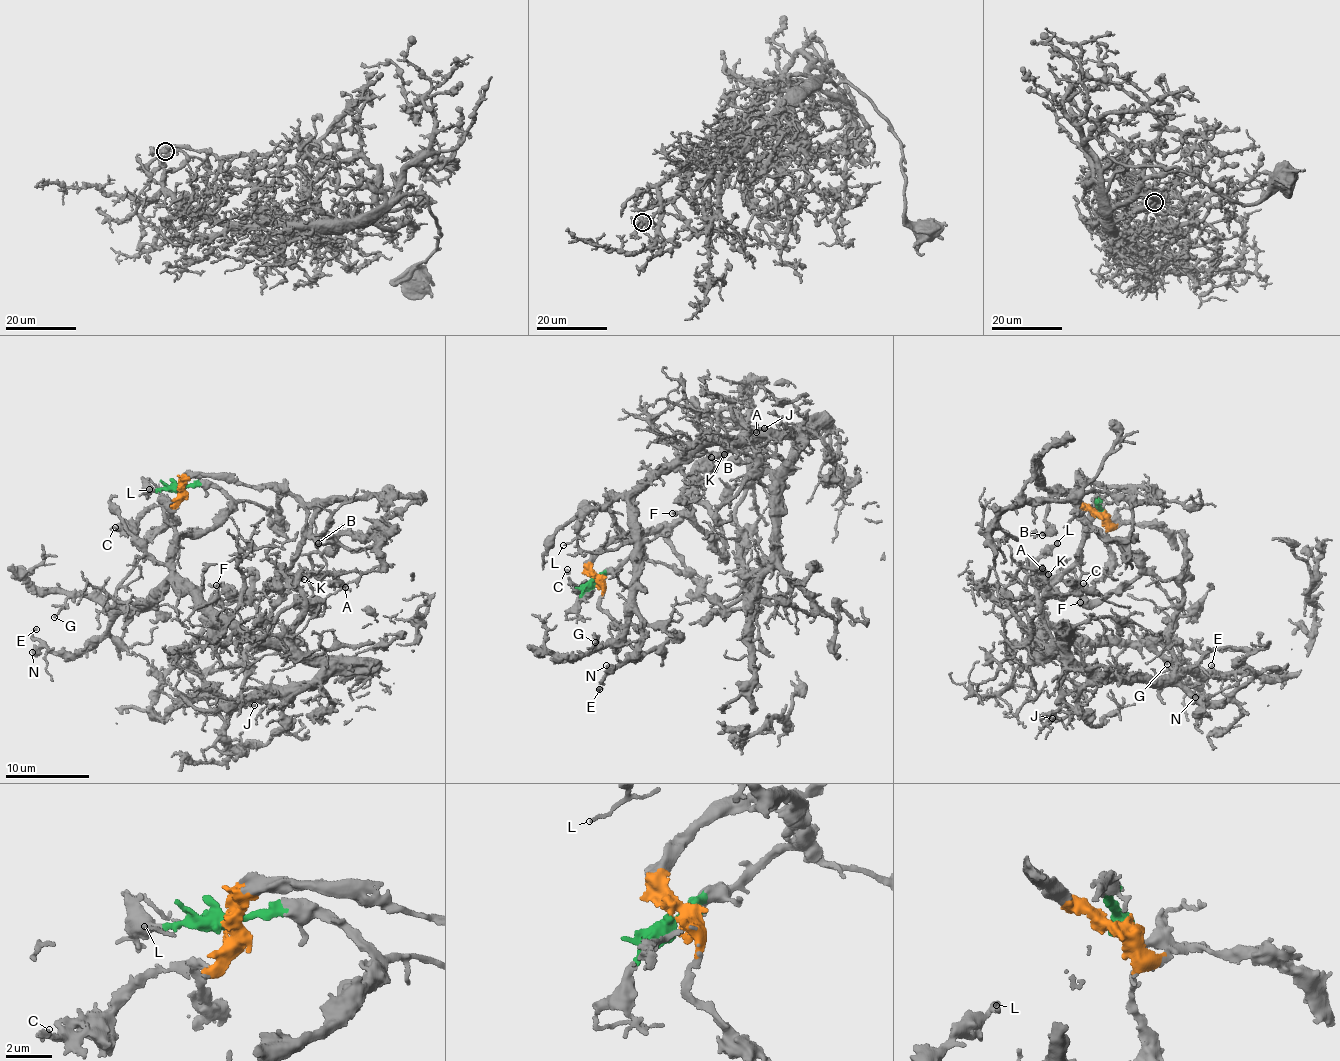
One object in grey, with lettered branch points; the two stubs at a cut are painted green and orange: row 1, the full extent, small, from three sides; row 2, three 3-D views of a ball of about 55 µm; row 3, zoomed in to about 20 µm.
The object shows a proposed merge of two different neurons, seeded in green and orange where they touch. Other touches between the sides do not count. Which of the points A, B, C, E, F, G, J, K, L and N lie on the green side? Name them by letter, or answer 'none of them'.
A, E, G, J, K, L, N

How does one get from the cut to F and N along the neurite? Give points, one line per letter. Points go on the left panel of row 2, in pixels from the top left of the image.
F: (177, 488), (190, 478), (219, 477), (279, 489), (307, 511), (296, 559), (258, 596), (236, 599), (216, 586)
N: (177, 488), (213, 487), (230, 511), (174, 539), (170, 575), (147, 601), (114, 614), (75, 655), (31, 652)

